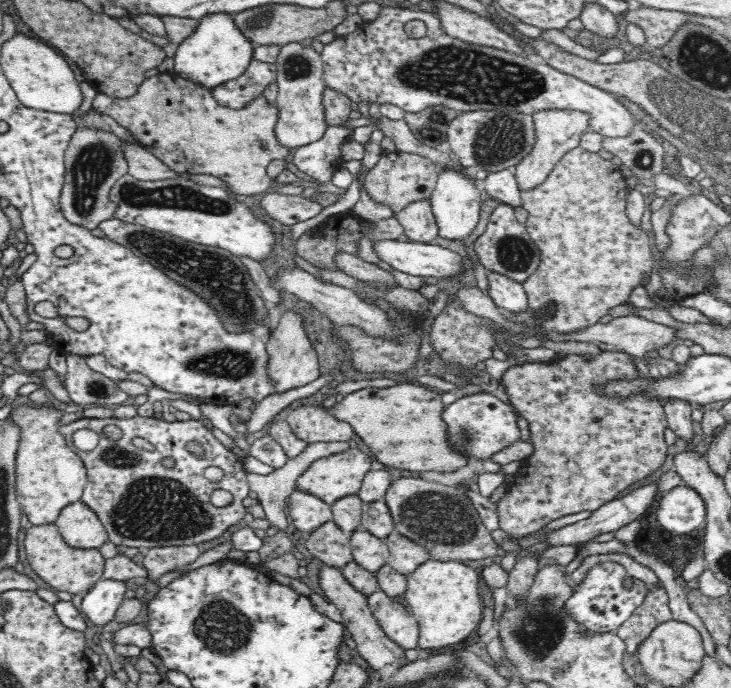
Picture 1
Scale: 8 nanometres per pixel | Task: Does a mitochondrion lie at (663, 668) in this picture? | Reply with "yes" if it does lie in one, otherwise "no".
no

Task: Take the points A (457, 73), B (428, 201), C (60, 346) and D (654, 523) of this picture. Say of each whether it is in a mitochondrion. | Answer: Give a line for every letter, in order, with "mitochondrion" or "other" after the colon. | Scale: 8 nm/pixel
A: mitochondrion
B: other
C: other
D: other

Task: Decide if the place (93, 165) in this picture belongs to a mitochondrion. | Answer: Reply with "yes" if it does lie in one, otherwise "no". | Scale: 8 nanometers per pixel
yes

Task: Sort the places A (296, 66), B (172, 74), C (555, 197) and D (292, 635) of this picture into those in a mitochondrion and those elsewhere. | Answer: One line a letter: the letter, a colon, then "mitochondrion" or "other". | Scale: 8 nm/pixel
A: mitochondrion
B: other
C: other
D: other

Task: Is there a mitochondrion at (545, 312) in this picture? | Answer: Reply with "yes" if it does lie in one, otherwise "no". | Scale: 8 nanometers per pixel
yes

